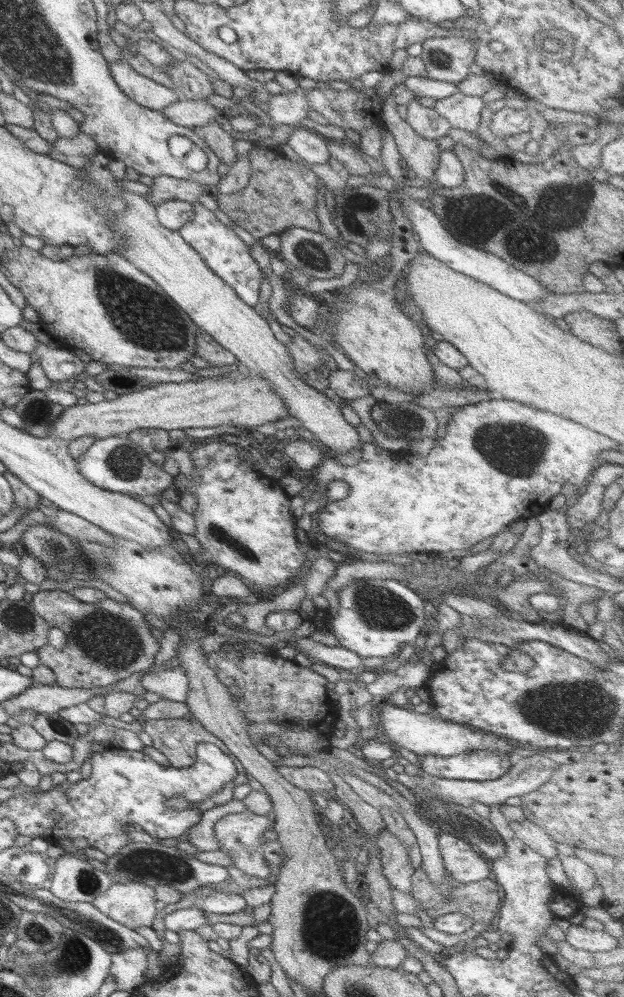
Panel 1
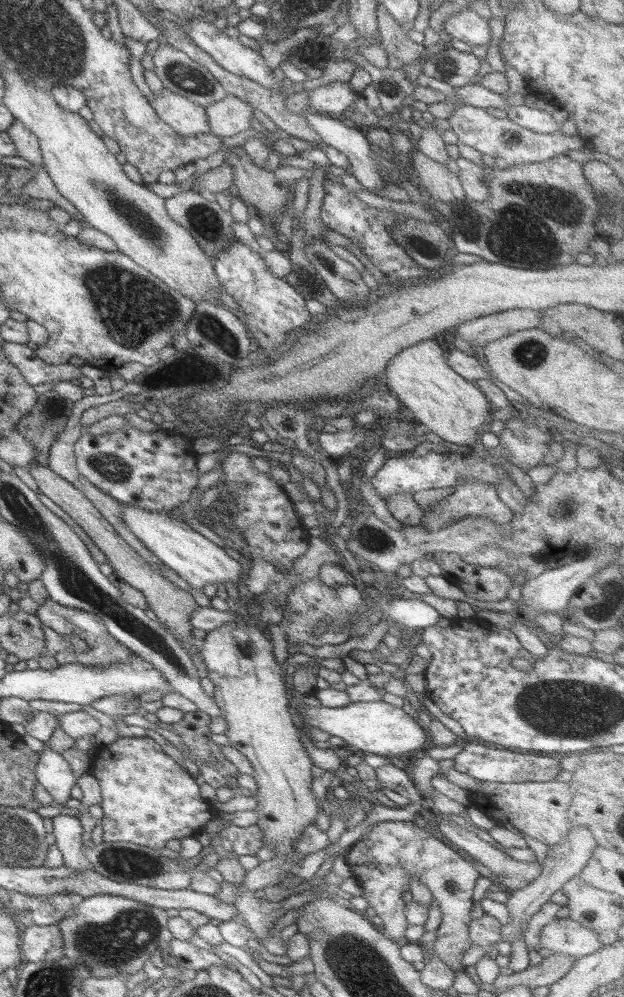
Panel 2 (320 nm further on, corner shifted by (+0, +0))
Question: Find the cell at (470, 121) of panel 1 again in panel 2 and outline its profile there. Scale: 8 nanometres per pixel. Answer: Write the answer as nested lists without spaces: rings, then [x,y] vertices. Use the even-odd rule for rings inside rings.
[[[462,104],[446,119],[448,130],[453,130],[458,141],[481,154],[495,158],[503,158],[506,166],[523,165],[542,162],[557,154],[565,155],[567,151],[583,147],[578,135],[567,136],[559,130],[549,134],[531,132],[506,118],[489,115],[485,109]]]

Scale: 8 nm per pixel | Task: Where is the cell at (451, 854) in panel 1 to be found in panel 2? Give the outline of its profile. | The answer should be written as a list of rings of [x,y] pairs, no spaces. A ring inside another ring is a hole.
[[[382,821],[369,826],[367,832],[365,832],[365,834],[363,834],[363,836],[361,836],[359,840],[353,842],[353,844],[349,847],[349,850],[347,850],[346,854],[343,857],[345,859],[345,863],[347,863],[347,867],[349,867],[349,870],[351,870],[351,877],[355,879],[355,882],[358,884],[358,887],[361,890],[360,896],[367,902],[367,907],[372,908],[373,911],[375,911],[375,916],[381,919],[381,926],[383,926],[382,936],[385,936],[385,938],[389,938],[393,942],[403,942],[404,931],[406,930],[406,920],[403,916],[404,903],[403,896],[401,895],[403,894],[403,892],[409,891],[409,881],[411,881],[411,879],[413,879],[413,881],[419,881],[419,883],[422,883],[423,886],[425,886],[427,888],[427,891],[430,893],[432,900],[434,900],[437,904],[440,913],[440,924],[439,927],[436,929],[437,939],[432,943],[433,953],[435,953],[435,957],[437,957],[437,959],[441,961],[441,963],[445,963],[453,971],[457,970],[458,968],[465,967],[466,963],[463,962],[464,959],[471,957],[467,957],[463,953],[470,952],[474,948],[469,942],[469,936],[467,936],[467,925],[469,925],[469,922],[471,921],[471,916],[469,916],[469,911],[471,910],[471,905],[473,904],[471,900],[471,895],[475,886],[475,880],[479,876],[479,874],[473,867],[473,862],[469,862],[468,857],[462,855],[462,853],[455,850],[440,837],[435,838],[429,832],[425,832],[423,829],[416,827],[413,821]]]

